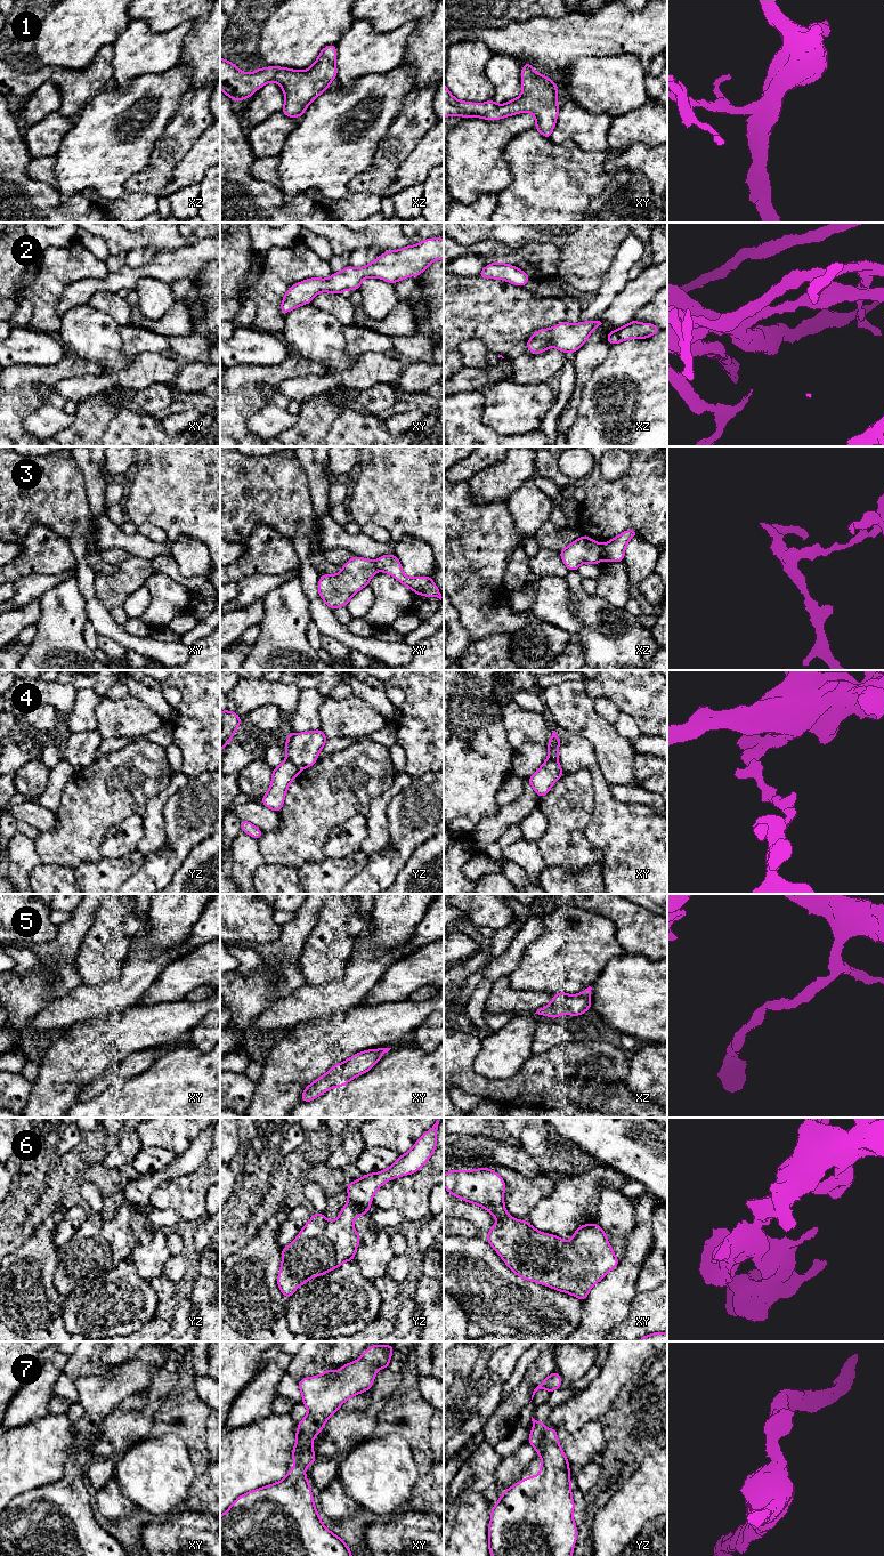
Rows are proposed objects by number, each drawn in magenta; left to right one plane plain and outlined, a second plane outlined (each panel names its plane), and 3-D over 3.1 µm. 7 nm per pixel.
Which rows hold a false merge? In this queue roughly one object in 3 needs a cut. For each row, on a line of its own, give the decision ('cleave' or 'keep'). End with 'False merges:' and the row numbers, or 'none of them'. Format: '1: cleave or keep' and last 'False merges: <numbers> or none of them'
1: keep
2: keep
3: cleave
4: cleave
5: keep
6: keep
7: keep
False merges: 3, 4

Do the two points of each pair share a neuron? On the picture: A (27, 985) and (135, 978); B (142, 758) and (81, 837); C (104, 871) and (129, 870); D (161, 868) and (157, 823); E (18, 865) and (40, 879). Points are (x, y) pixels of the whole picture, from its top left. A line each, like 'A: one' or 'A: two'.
A: two
B: one
C: one
D: two
E: two

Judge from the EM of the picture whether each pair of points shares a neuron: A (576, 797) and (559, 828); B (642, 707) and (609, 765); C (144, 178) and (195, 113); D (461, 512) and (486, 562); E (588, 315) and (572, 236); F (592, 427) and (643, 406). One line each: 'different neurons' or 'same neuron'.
A: same neuron
B: different neurons
C: same neuron
D: same neuron
E: different neurons
F: same neuron

